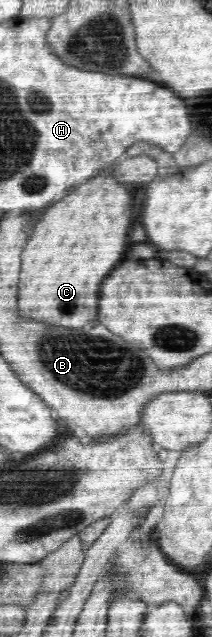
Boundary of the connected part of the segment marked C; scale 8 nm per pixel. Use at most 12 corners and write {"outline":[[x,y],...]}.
{"outline":[[99,172],[20,256],[19,314],[81,328],[127,250],[131,184]]}

